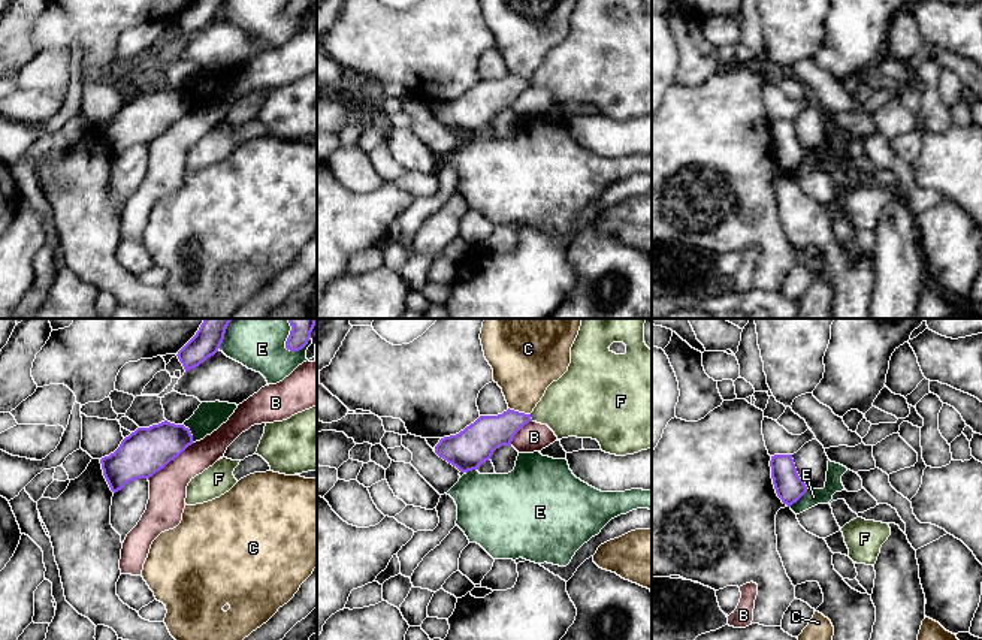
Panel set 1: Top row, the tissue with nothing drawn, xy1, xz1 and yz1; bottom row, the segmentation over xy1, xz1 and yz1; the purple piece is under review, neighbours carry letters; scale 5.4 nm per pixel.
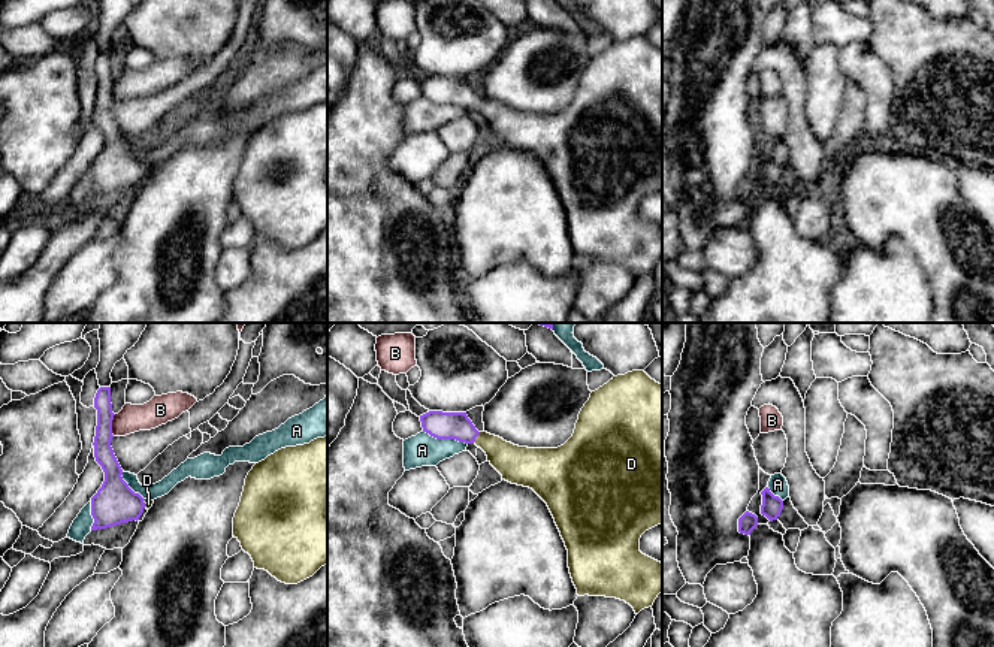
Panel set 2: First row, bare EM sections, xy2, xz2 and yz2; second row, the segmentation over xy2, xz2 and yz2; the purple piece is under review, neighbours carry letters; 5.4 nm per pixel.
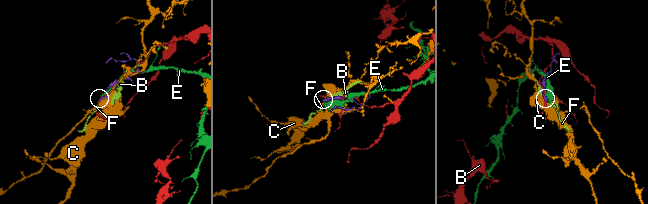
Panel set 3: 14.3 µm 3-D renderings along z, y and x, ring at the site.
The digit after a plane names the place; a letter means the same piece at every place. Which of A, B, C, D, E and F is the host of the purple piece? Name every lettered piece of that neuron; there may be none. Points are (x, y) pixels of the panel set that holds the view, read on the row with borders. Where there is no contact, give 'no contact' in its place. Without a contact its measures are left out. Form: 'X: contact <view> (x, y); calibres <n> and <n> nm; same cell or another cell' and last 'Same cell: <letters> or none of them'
A: contact xz2 (446, 438); calibres 150 and 180 nm; another cell
B: contact xy1 (171, 459); calibres 260 and 200 nm; another cell
C: contact xz1 (517, 411); calibres 190 and 340 nm; another cell
D: contact xz2 (476, 437); calibres 150 and 190 nm; same cell
E: contact xy1 (190, 432); calibres 240 and 160 nm; another cell
F: contact xz1 (529, 417); calibres 190 and 340 nm; another cell
Same cell: D

